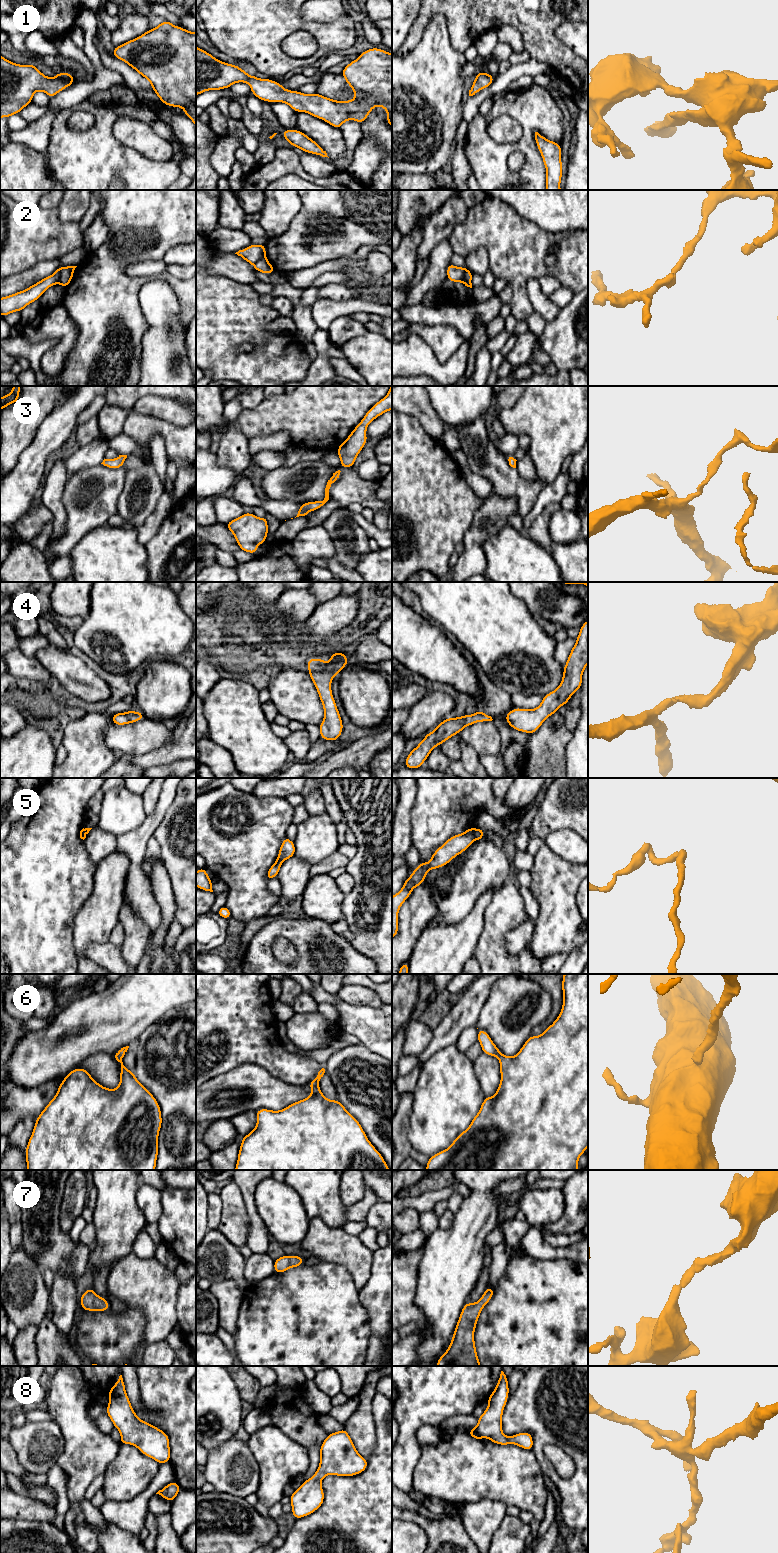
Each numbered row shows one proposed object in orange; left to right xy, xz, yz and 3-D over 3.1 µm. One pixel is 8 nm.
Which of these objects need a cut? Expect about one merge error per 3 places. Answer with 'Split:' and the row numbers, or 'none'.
Split: 2, 5

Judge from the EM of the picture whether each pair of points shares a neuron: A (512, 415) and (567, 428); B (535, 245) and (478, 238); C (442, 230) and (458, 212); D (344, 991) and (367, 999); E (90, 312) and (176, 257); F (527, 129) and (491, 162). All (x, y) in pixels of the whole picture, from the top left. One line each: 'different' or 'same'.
A: same
B: same
C: same
D: same
E: different
F: same

